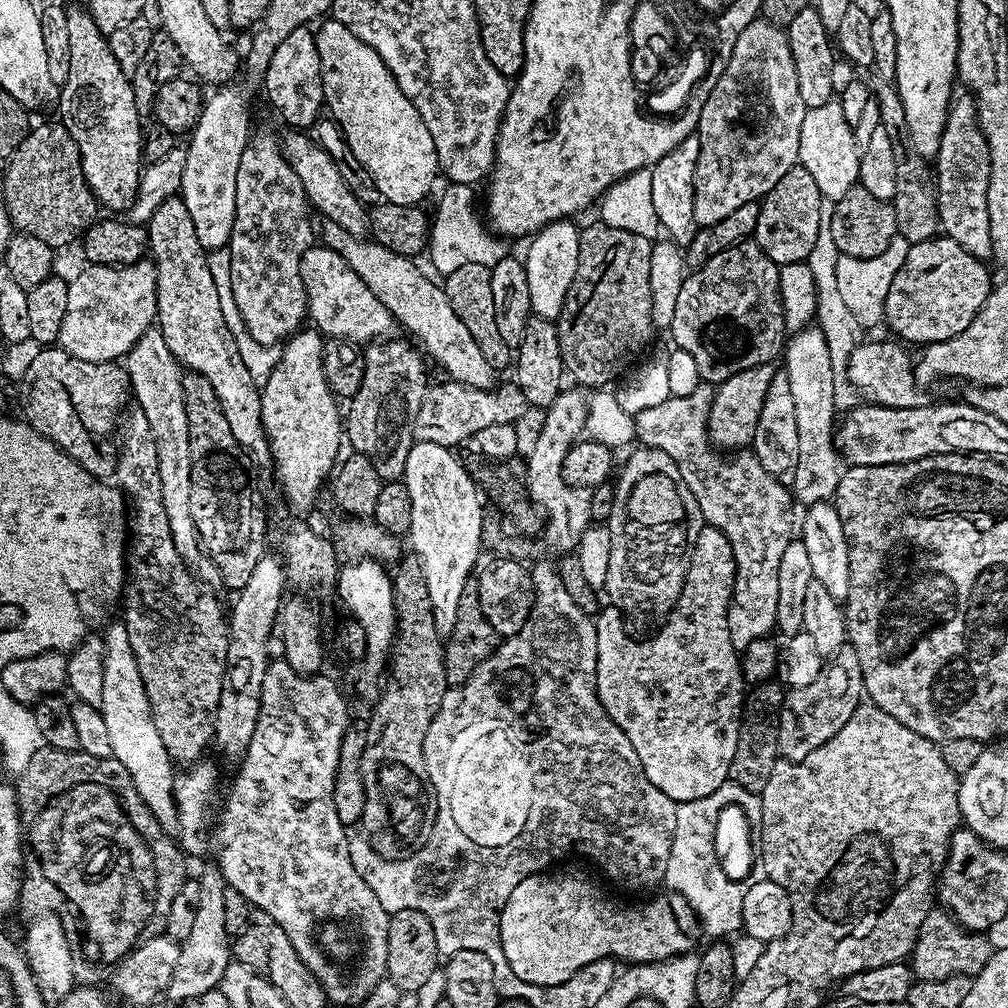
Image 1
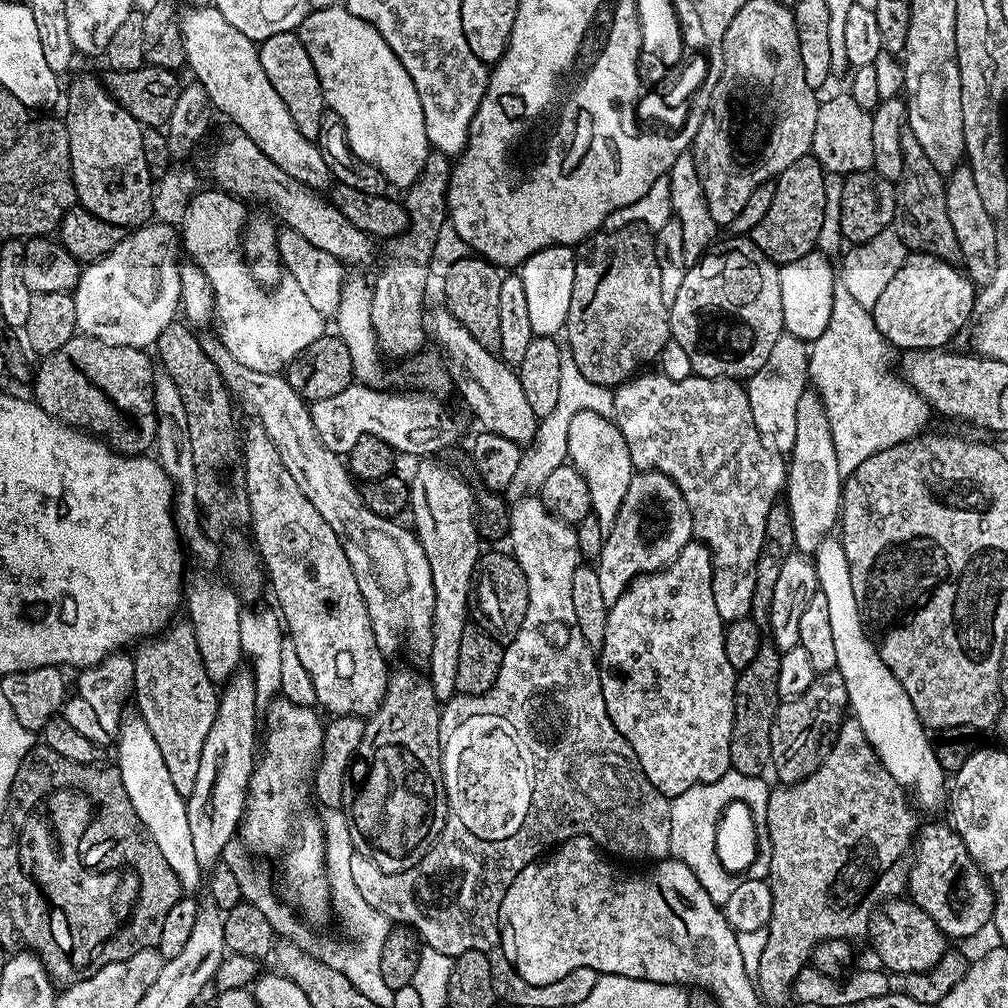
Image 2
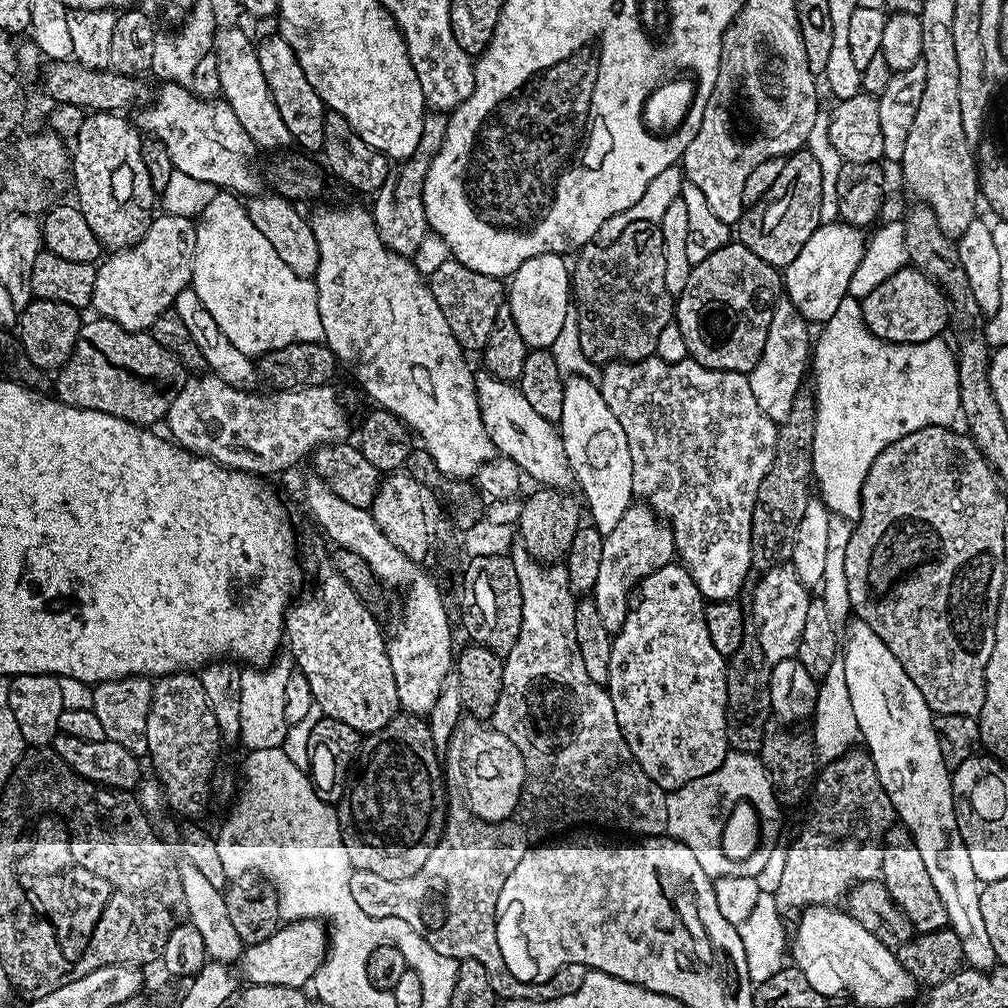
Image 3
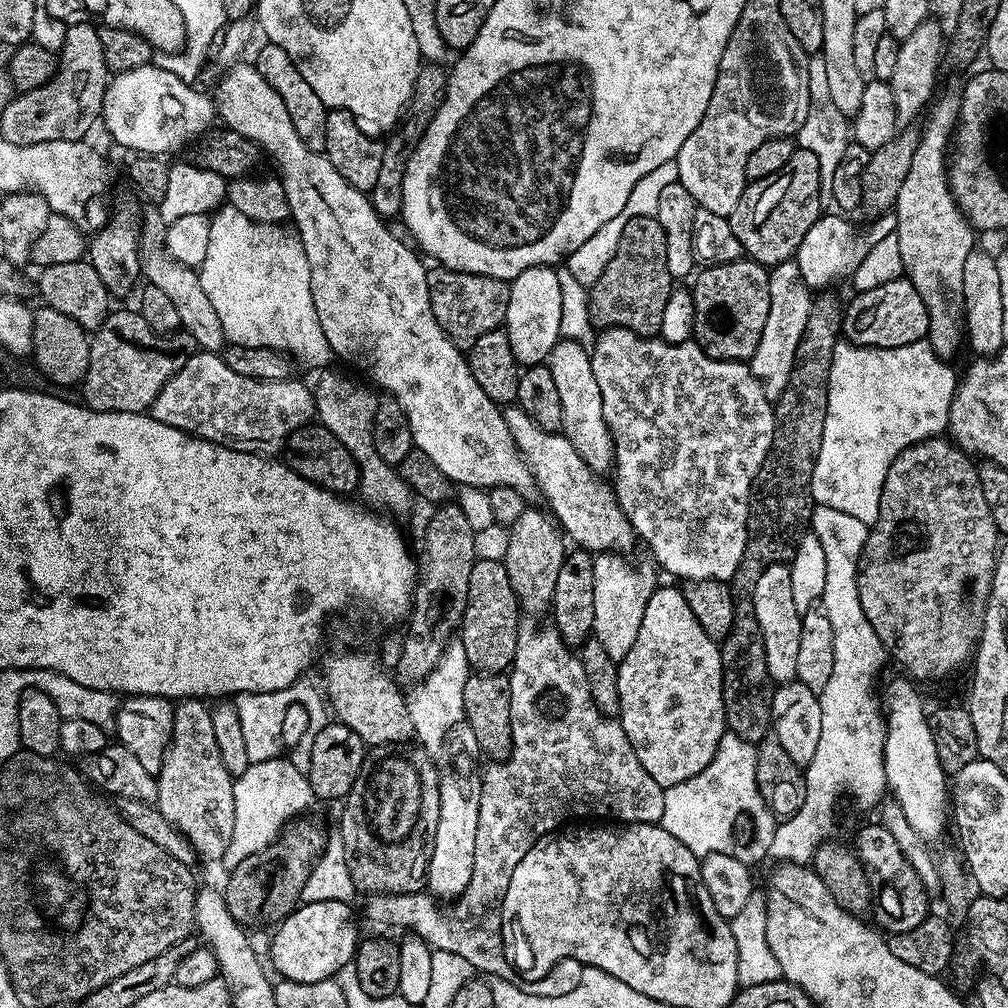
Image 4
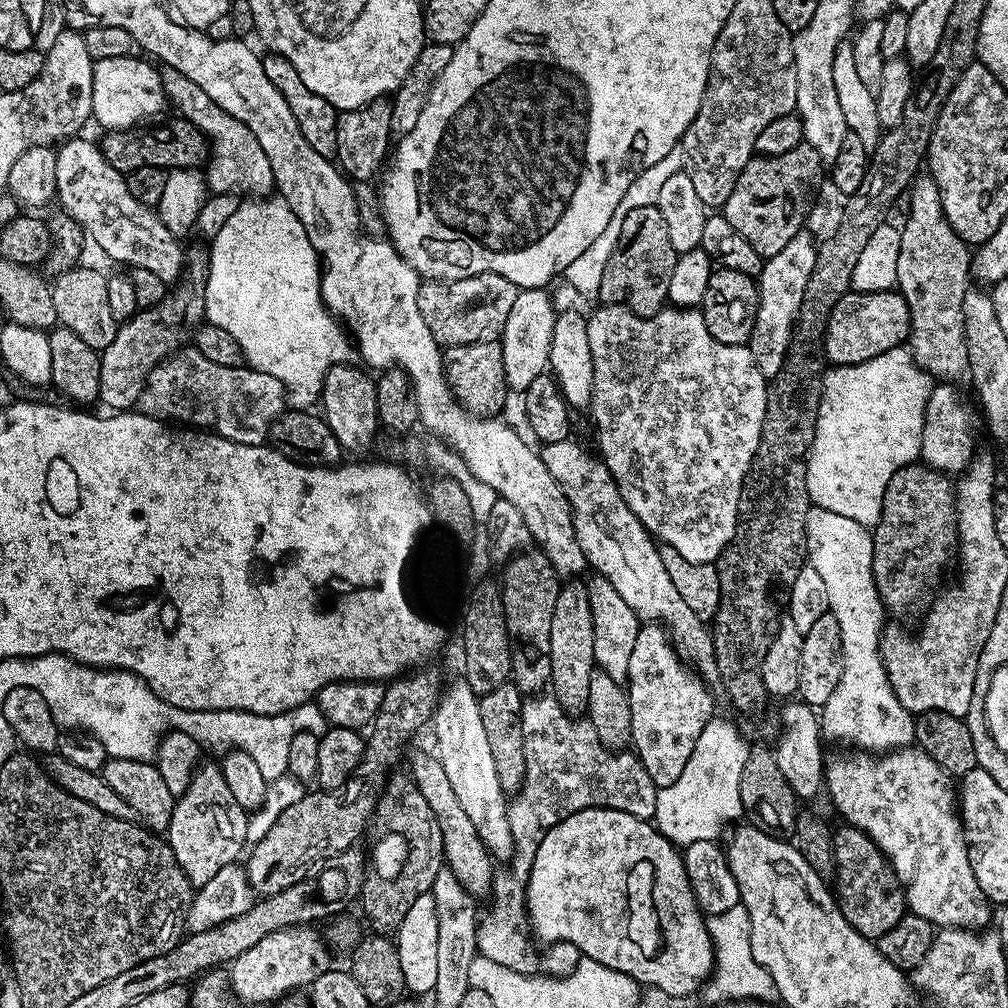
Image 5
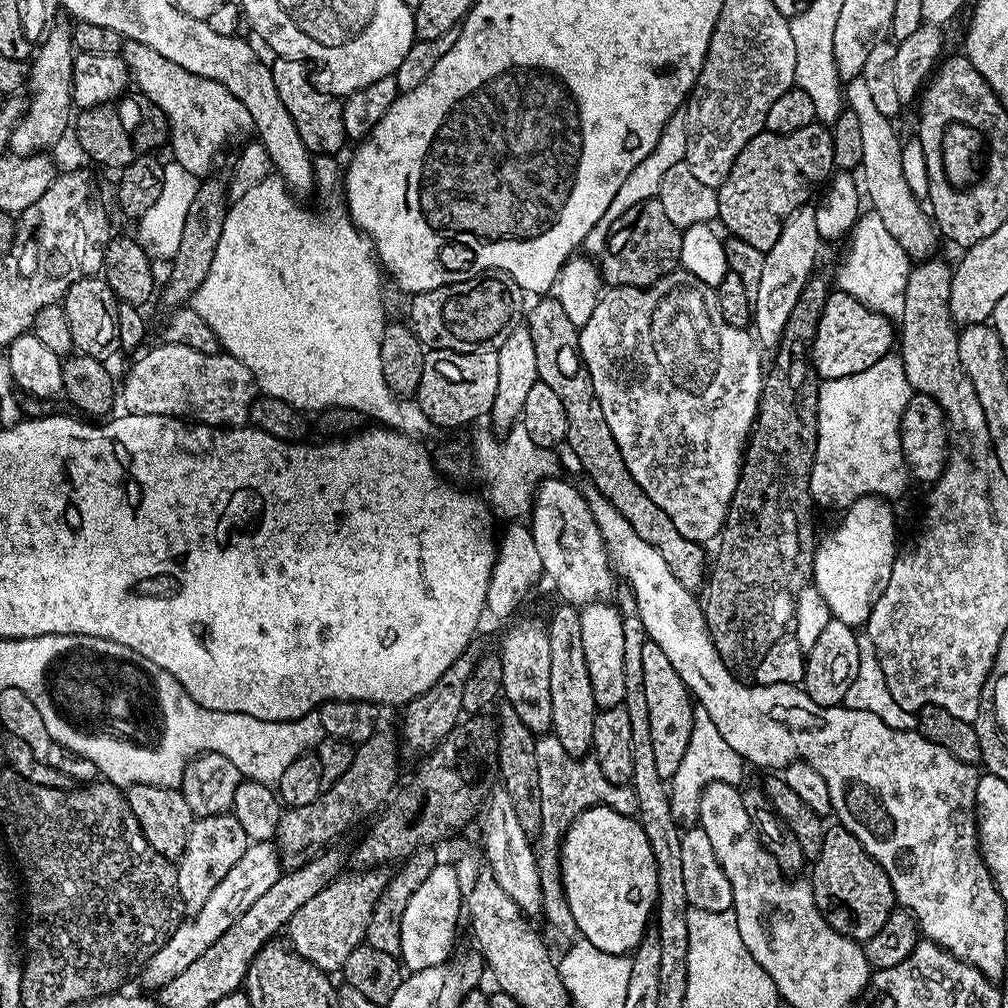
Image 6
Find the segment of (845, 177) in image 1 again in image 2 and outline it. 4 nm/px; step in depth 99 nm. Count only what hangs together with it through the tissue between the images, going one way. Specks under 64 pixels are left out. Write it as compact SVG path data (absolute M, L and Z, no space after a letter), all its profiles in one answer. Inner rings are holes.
M851 94L832 96L821 103L818 122L814 122L811 155L828 174L866 172L872 168L874 158L874 126L872 112L858 106Z

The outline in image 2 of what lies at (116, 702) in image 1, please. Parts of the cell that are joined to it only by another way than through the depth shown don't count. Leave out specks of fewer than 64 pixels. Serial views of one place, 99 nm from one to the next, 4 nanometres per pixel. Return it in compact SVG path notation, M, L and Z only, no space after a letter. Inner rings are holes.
M129 715L121 723L116 742L114 764L122 774L122 786L126 786L126 795L130 797L130 806L134 806L134 814L138 814L140 827L148 833L154 846L158 846L162 858L166 858L166 862L169 863L170 870L174 870L181 889L192 894L200 884L202 869L198 866L198 854L194 854L194 842L190 838L190 822L186 818L186 797L178 794L178 789L166 771L162 750L158 750L158 742L154 742L150 726L146 726L140 715Z

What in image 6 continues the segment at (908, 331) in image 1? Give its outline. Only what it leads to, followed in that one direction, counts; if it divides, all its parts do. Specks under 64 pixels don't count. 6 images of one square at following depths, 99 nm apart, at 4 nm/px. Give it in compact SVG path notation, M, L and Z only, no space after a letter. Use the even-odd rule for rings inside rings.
M839 290L829 291L812 343L812 366L821 381L862 374L862 370L874 366L874 362L889 355L893 348L894 324L889 317L881 312L871 312L861 300L850 294Z

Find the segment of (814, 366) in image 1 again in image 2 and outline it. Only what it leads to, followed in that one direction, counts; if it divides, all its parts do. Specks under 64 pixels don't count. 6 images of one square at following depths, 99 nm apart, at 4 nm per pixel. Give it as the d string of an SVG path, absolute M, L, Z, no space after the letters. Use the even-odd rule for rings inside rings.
M807 390L798 400L797 429L794 446L788 454L784 496L788 498L790 526L797 546L803 555L813 555L822 540L837 527L840 516L841 494L844 477L838 468L838 456L834 449L829 422L820 395Z

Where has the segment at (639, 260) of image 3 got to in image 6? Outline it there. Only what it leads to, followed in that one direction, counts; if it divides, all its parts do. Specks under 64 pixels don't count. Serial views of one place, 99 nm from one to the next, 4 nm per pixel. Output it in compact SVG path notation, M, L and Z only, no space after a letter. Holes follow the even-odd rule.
M659 198L630 207L613 224L604 251L598 256L598 271L608 288L647 288L667 272L677 271L682 250L681 229L670 222Z

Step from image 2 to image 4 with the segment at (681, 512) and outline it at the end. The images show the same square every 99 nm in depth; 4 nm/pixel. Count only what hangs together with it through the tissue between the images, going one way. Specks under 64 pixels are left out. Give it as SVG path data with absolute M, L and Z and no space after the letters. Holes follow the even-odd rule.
M619 551L602 552L594 562L594 626L592 636L602 642L610 658L622 661L630 654L634 638L638 638L638 626L642 626L642 614L646 614L646 602L658 587L658 568L651 559L645 558L641 564L631 564L627 555Z

